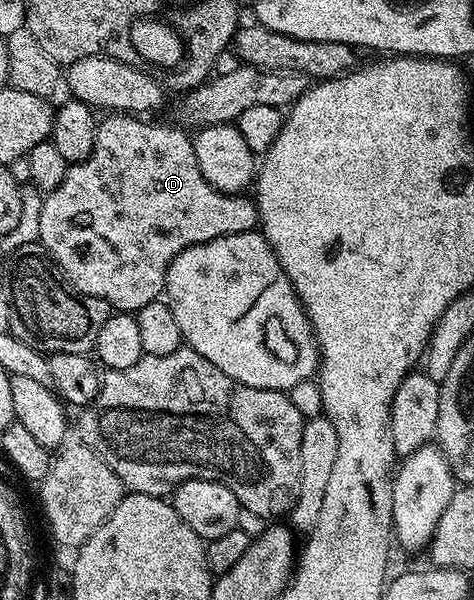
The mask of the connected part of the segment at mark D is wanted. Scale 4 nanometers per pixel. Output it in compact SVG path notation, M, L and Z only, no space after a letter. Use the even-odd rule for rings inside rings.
M110 113L105 116L96 129L96 145L92 145L92 153L79 163L71 163L64 173L64 181L55 191L49 192L42 200L40 209L40 233L39 240L48 252L51 259L62 268L62 274L70 280L70 284L86 295L102 299L106 304L118 313L136 313L144 305L155 302L166 290L166 274L168 265L184 249L192 245L200 245L212 241L216 237L235 235L245 231L255 230L259 226L258 206L253 198L239 193L229 195L204 181L204 173L200 173L200 165L196 165L196 153L194 152L193 138L185 135L178 127L165 127L162 123L149 123L149 118L139 117L134 113Z

